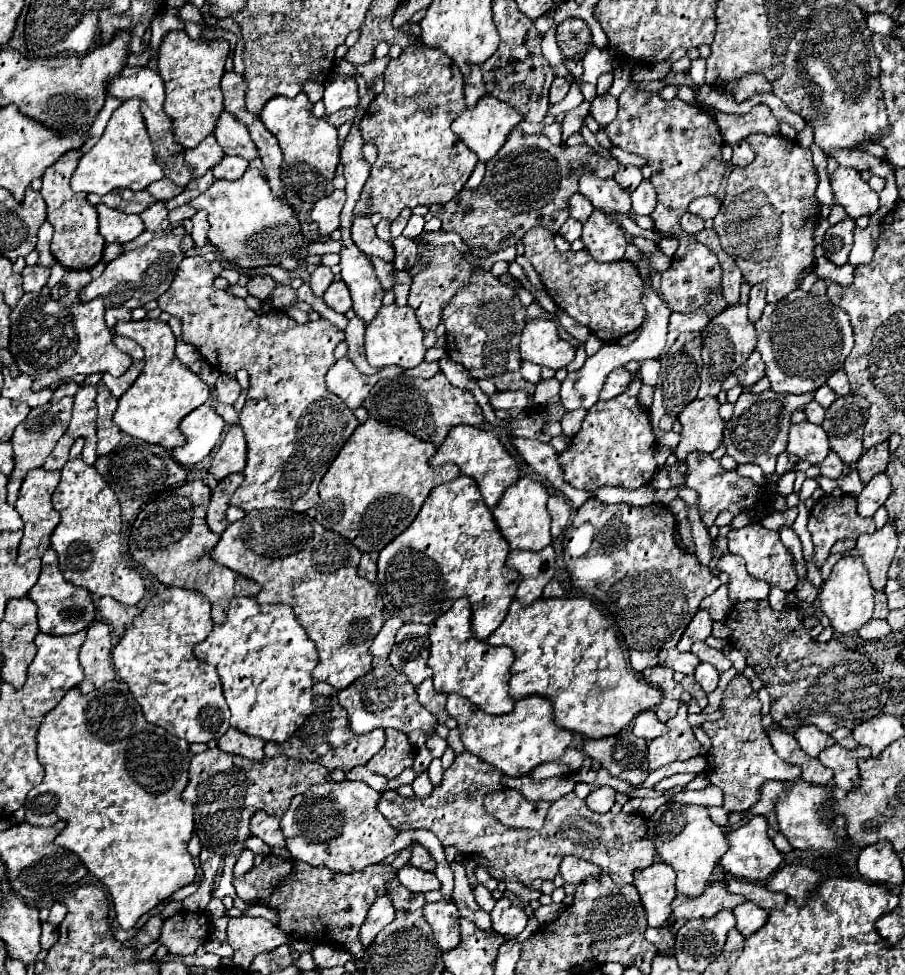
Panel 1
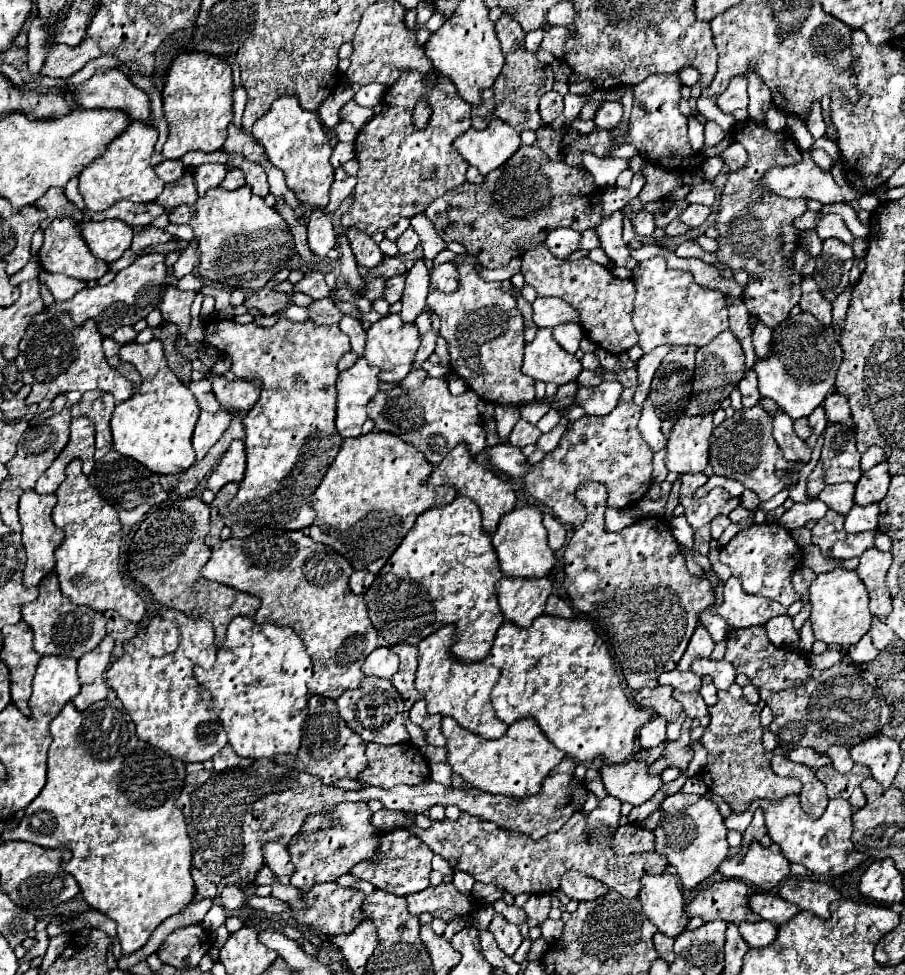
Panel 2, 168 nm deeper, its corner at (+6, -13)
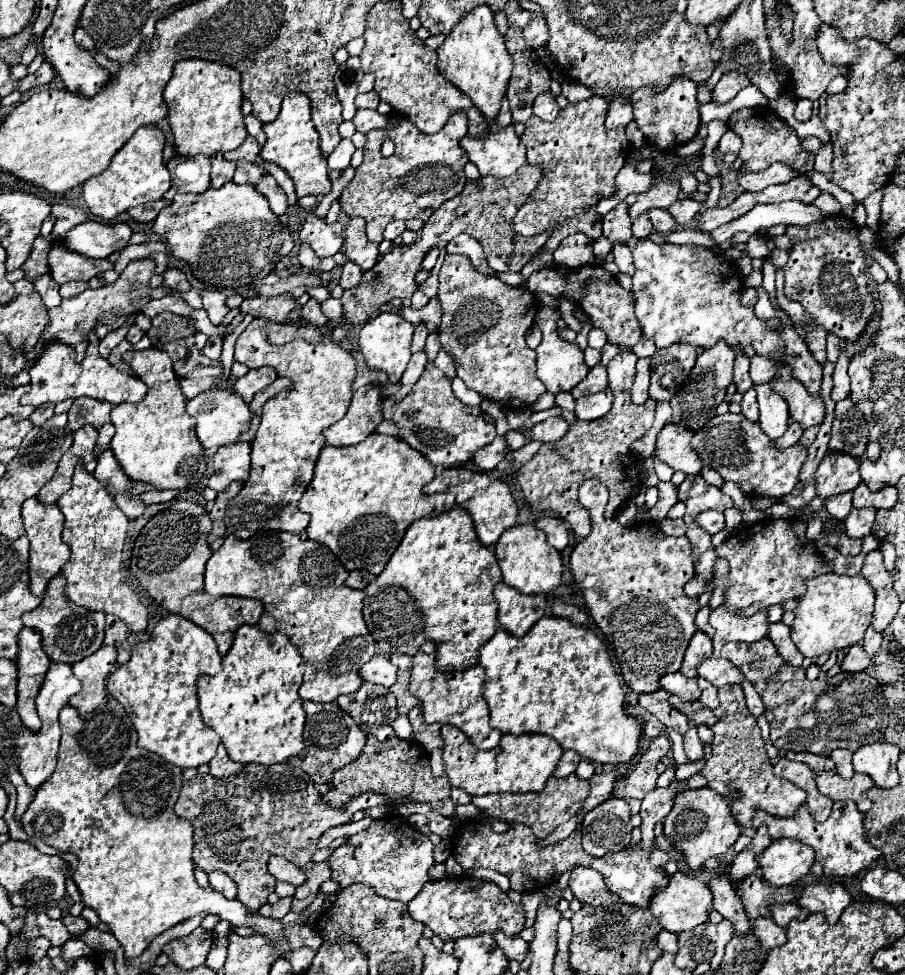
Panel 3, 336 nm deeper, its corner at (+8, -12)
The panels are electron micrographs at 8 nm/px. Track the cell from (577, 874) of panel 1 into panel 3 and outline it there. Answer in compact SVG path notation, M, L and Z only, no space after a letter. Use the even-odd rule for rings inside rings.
M574 867L572 869L570 889L580 903L588 903L594 907L598 907L598 905L608 907L610 903L618 901L618 895L614 895L604 885L602 875L594 869L588 869L588 867Z

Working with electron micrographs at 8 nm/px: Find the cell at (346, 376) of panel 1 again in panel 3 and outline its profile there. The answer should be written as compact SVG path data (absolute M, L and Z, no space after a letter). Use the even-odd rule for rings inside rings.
M368 383L352 393L352 401L344 419L324 431L326 443L336 447L356 445L368 437L380 421L380 387L378 383Z

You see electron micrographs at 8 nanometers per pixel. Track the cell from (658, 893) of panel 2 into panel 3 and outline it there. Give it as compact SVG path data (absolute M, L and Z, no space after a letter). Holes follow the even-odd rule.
M676 871L670 877L670 883L658 891L654 891L652 895L652 903L650 903L650 911L652 915L660 921L662 929L670 931L670 933L682 933L682 931L692 931L696 925L704 923L708 913L712 911L712 893L708 889L708 885L704 885L702 881Z

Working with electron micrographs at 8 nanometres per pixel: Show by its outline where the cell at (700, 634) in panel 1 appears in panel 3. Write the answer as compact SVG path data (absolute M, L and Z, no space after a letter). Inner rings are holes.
M696 631L696 635L690 639L690 645L686 649L680 673L686 677L696 677L696 667L708 657L712 657L712 639L706 633Z

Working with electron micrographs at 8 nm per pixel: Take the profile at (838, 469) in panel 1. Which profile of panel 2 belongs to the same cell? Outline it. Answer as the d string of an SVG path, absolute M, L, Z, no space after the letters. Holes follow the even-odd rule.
M822 462L816 464L812 474L808 476L808 498L818 498L818 494L824 490L824 476L822 476Z

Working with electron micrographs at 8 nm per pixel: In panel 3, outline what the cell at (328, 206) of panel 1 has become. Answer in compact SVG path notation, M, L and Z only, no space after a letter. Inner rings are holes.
M310 215L300 229L300 241L310 243L318 257L336 255L344 243L342 237L342 223L326 223L324 219Z

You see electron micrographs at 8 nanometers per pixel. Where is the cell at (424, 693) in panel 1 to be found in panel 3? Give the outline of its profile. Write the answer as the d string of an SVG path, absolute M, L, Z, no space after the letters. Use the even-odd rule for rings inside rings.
M414 707L414 709L408 713L408 719L410 719L410 723L412 723L414 741L416 741L418 745L422 745L426 751L432 751L432 749L436 749L436 747L442 747L440 727L424 723L420 707Z

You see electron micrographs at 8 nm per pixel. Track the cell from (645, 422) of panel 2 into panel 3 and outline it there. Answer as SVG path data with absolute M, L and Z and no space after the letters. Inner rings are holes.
M652 455L650 459L652 459L652 463L654 463L654 471L656 471L658 479L660 479L660 481L670 481L670 477L672 477L674 471L672 471L666 463L660 463L660 459L656 459L656 455Z

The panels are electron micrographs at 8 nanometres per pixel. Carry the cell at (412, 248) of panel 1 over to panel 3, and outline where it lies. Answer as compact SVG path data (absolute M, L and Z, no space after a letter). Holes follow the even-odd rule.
M348 261L342 269L339 285L344 289L357 286L363 277L363 271L355 263Z

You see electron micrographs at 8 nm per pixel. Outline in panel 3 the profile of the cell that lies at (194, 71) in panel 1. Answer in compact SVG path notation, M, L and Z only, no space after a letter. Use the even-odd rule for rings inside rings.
M182 59L174 65L172 79L164 89L164 99L168 105L168 121L174 133L174 147L182 157L194 157L198 153L210 157L218 151L232 151L246 137L244 117L240 113L240 73L232 67L216 61Z

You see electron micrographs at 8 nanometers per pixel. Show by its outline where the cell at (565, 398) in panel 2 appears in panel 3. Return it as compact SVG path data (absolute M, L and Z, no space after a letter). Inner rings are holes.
M596 365L590 369L590 373L586 375L584 381L580 381L570 393L574 399L580 399L582 395L590 395L590 393L598 393L602 389L606 389L608 379L606 379L606 369L602 365Z

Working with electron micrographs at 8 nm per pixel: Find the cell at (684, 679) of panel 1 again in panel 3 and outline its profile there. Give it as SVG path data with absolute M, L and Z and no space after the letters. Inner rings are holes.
M670 695L670 705L676 707L678 711L682 711L684 715L688 715L690 721L694 721L696 725L704 723L704 725L714 725L718 721L718 717L712 713L712 709L704 707L700 701L682 701L676 695Z

